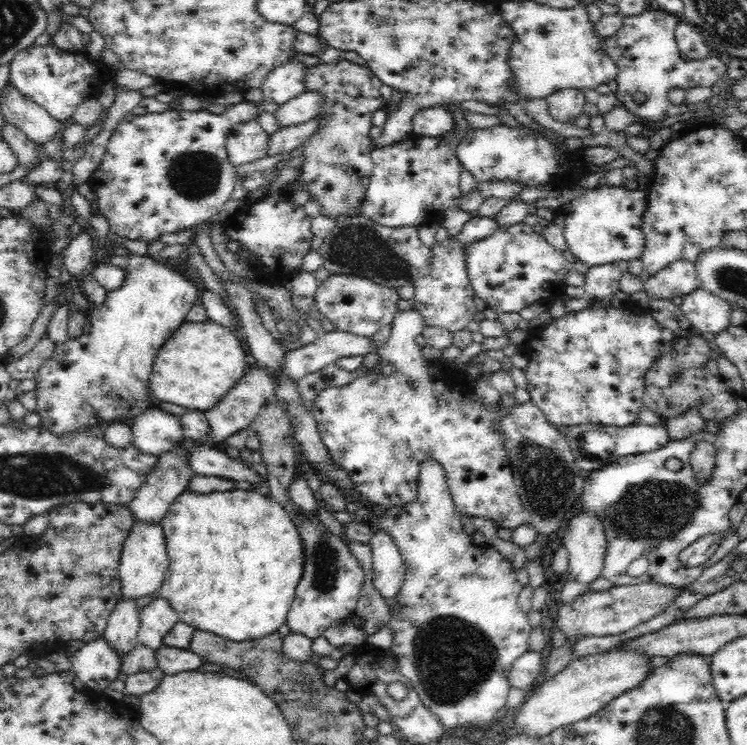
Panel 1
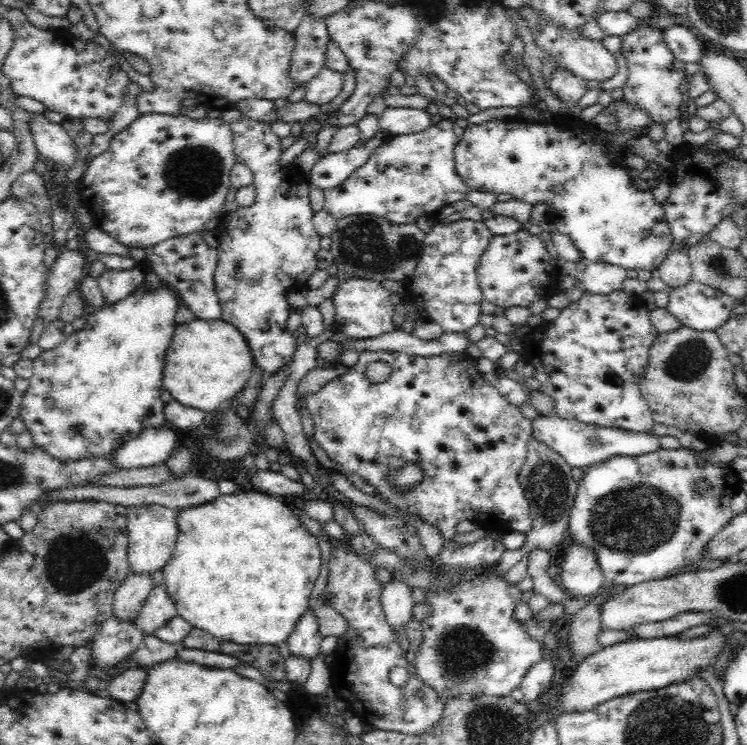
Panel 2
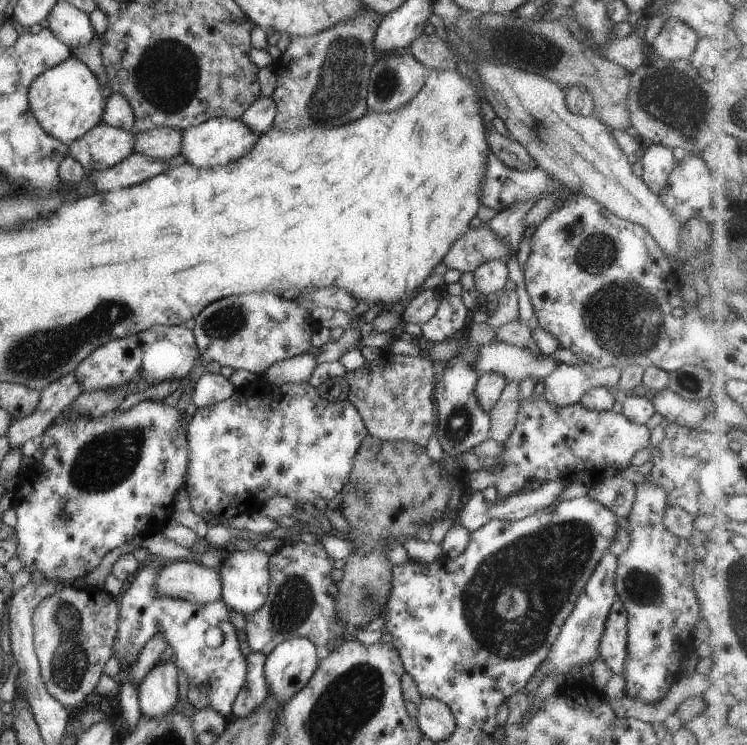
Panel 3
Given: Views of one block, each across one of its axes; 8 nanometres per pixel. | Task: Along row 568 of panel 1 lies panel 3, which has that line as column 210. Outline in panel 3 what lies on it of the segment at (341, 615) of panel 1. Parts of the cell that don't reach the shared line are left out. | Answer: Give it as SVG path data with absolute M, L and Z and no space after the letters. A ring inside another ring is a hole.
M268 291L232 295L215 300L205 306L193 318L193 322L195 326L193 326L192 334L204 365L209 362L217 362L221 367L230 366L234 370L247 370L256 376L263 375L265 368L269 368L275 362L308 352L311 347L311 335L316 329L307 308L301 308L295 300L283 299L279 294Z

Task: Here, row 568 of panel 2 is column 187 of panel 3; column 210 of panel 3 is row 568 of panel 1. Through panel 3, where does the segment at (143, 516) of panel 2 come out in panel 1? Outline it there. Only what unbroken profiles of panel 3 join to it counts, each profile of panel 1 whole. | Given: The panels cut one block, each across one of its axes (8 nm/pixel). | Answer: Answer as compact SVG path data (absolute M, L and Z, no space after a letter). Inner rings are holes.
M135 523L124 541L119 559L121 598L135 601L159 592L168 568L168 553L164 546L164 533L160 523Z

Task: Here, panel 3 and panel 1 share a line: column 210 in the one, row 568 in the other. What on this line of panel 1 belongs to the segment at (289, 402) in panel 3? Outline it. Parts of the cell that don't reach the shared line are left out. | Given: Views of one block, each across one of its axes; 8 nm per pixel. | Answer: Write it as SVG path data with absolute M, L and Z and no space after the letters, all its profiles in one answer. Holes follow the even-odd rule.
M426 460L420 468L419 498L403 507L399 517L388 517L384 511L374 511L374 524L386 530L394 539L402 556L405 574L400 590L392 596L395 604L388 606L390 618L376 626L376 631L388 628L392 644L389 649L397 661L402 676L409 680L420 703L436 715L442 729L488 729L504 710L509 689L508 670L512 662L528 652L528 635L532 626L526 613L517 605L522 585L516 580L511 561L490 545L474 543L464 531L466 519L455 510L444 480L444 470L438 462Z

